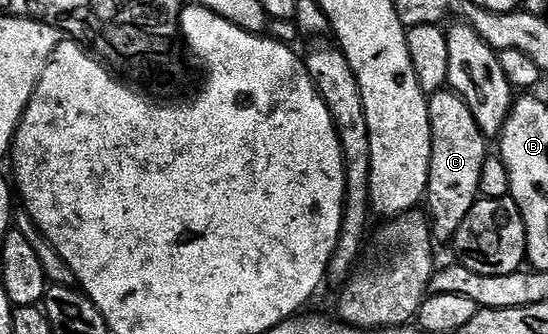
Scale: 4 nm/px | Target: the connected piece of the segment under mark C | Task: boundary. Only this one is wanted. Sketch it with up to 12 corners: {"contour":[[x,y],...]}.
{"contour":[[430,95],[425,206],[450,243],[481,197],[489,142],[467,101]]}

